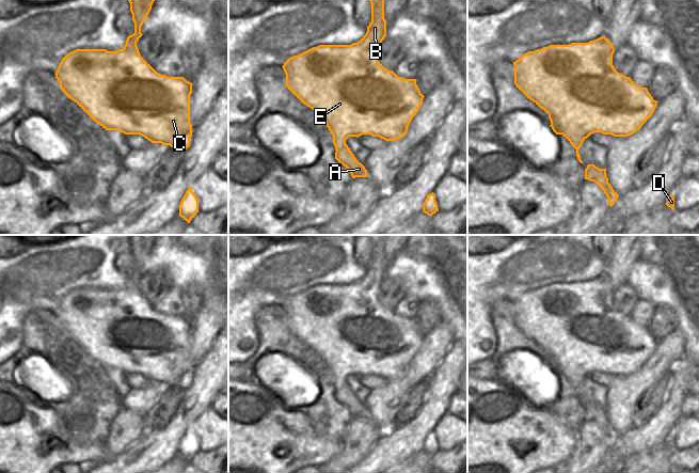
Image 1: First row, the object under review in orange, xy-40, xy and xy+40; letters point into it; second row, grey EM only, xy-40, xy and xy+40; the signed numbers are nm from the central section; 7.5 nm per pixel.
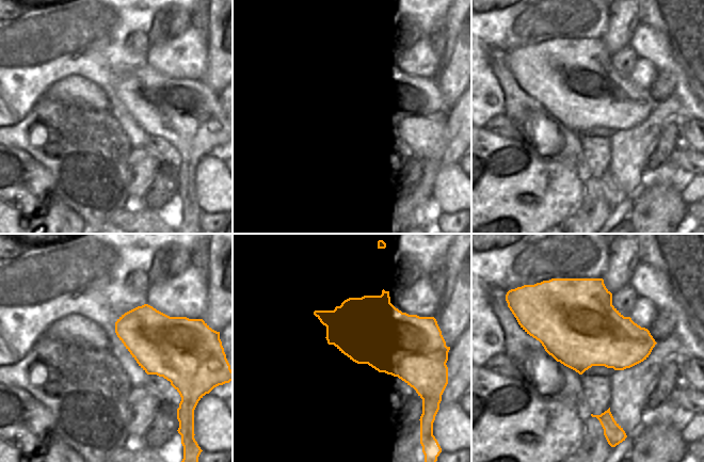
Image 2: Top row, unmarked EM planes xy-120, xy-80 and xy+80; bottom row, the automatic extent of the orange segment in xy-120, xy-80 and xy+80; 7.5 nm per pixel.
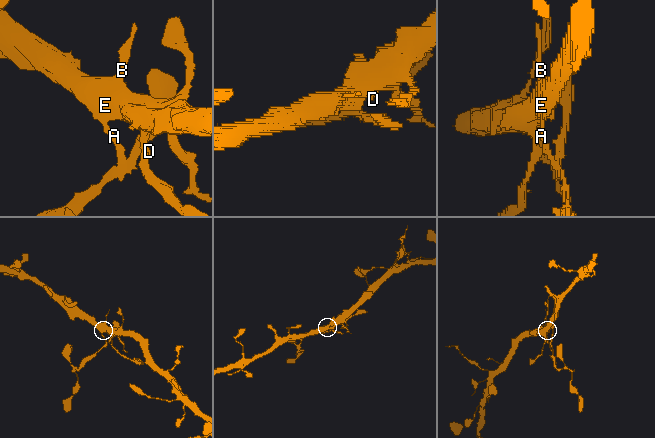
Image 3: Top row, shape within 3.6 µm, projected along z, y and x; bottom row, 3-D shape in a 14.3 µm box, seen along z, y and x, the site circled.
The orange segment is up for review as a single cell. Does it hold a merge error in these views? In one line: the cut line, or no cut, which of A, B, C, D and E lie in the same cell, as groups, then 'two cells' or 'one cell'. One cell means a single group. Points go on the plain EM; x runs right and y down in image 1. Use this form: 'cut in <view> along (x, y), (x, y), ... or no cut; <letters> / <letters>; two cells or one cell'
cut in xy along (345, 381), (336, 390); A / B C D E; two cells

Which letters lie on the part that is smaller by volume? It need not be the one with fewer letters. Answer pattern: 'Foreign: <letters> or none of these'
Foreign: A

